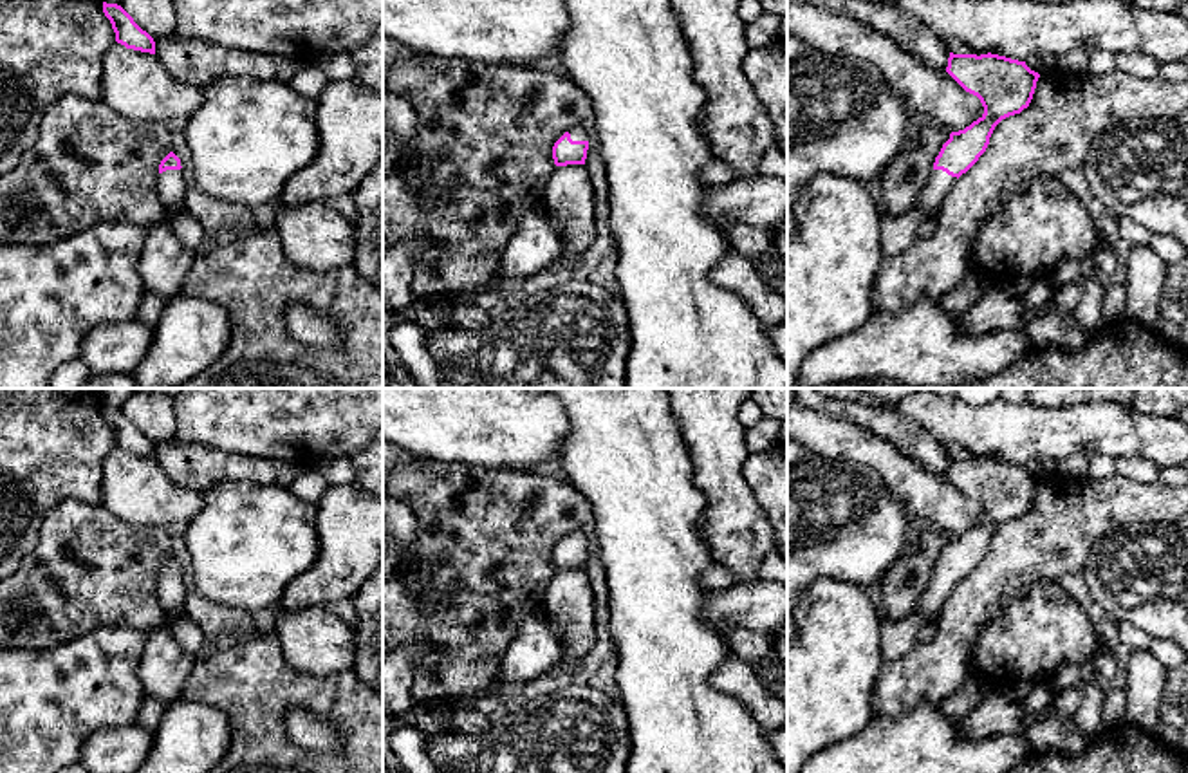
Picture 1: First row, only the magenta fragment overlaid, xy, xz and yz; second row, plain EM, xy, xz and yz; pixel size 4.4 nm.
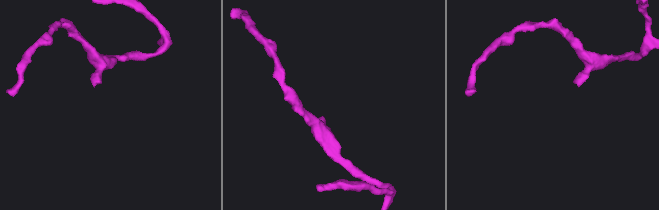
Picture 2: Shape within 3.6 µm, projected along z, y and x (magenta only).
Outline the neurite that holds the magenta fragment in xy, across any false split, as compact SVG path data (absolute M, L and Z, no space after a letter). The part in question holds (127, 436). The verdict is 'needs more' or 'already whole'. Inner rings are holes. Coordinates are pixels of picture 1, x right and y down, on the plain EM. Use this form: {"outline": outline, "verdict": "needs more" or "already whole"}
{"outline": "M103 406L103 417L112 428L117 448L126 453L155 459L153 442L121 410Z", "verdict": "already whole"}

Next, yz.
{"outline": "M950 457L946 477L980 504L984 518L964 535L950 538L915 610L899 621L883 621L885 663L905 657L917 645L919 629L941 614L953 587L986 556L995 531L1029 511L1040 482L1026 466L991 457L980 461Z", "verdict": "needs more"}

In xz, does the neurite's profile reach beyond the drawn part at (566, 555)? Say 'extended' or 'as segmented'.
extended

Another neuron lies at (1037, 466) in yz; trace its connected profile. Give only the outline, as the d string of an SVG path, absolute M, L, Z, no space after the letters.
M1035 457L1035 459L1027 461L1026 470L1035 477L1044 479L1044 477L1054 473L1056 466L1058 466L1058 462L1053 459Z

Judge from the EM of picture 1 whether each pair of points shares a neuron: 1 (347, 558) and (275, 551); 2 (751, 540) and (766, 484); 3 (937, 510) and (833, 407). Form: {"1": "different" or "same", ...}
{"1": "different", "2": "different", "3": "different"}

